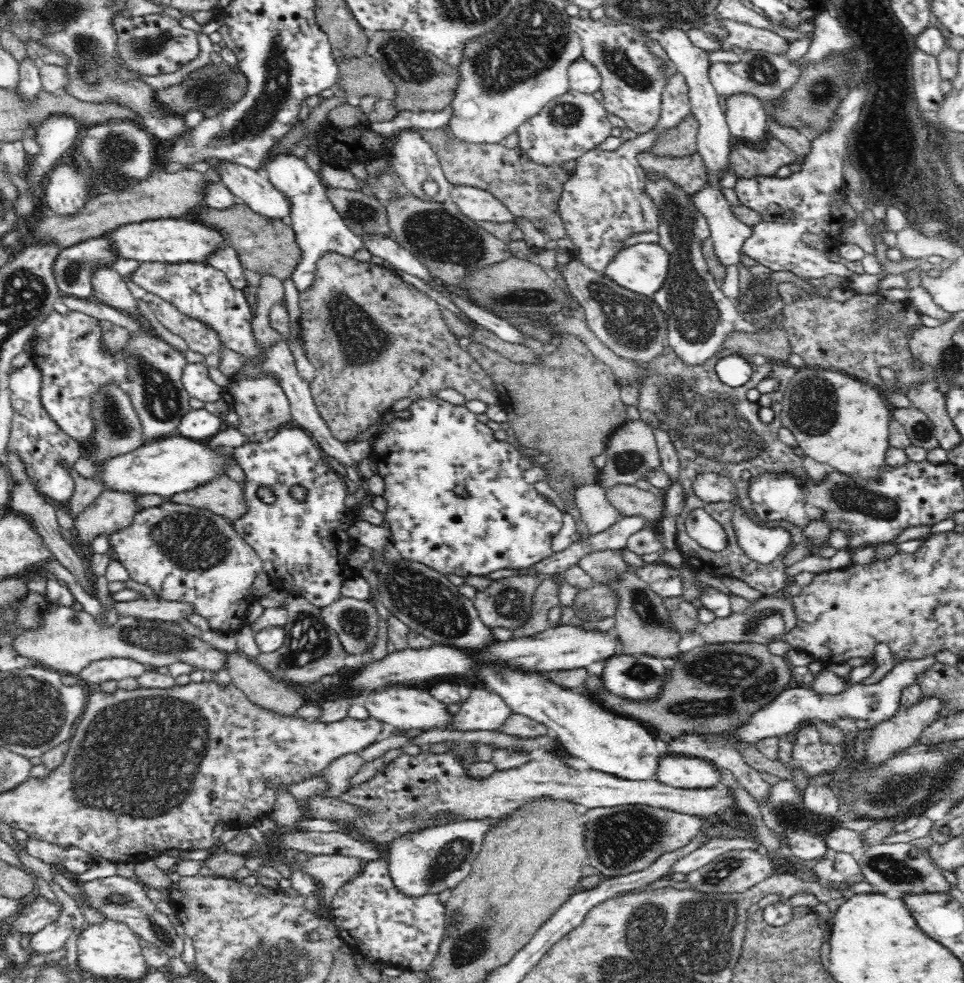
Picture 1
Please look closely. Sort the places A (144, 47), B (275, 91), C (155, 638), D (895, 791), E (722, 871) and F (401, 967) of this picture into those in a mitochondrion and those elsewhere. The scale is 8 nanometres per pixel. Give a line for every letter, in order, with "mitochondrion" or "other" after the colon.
A: mitochondrion
B: mitochondrion
C: mitochondrion
D: mitochondrion
E: mitochondrion
F: other

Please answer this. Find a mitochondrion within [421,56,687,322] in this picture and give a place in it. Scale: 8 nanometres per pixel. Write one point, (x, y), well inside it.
(538, 297)

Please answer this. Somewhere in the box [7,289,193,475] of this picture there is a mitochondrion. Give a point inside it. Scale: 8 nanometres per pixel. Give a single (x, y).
(158, 396)

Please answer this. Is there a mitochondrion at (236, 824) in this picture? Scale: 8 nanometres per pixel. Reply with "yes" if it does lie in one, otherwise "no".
no

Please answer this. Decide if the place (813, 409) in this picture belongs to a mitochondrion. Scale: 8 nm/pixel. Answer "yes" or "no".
yes

